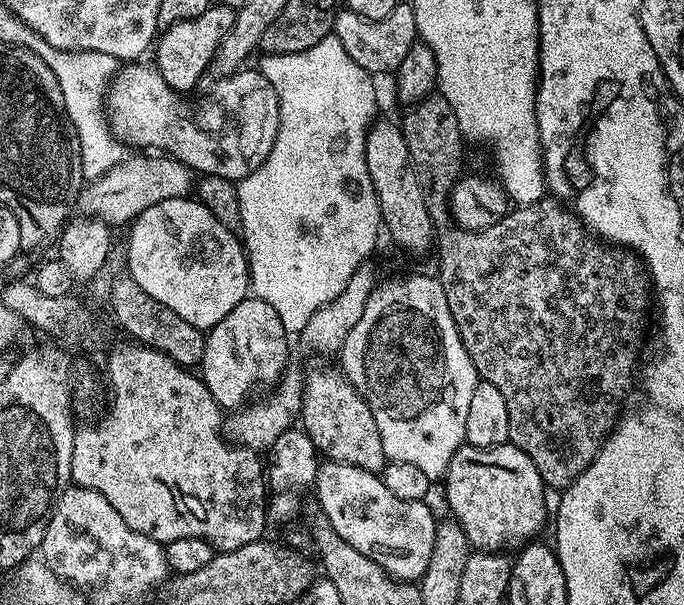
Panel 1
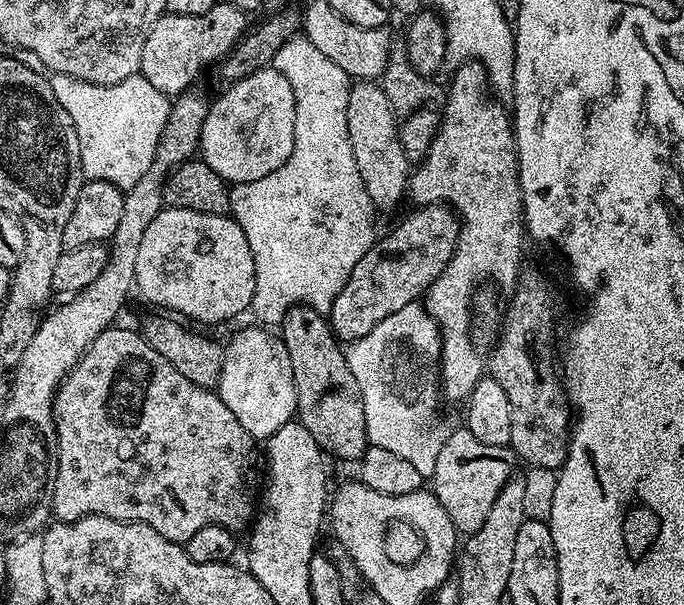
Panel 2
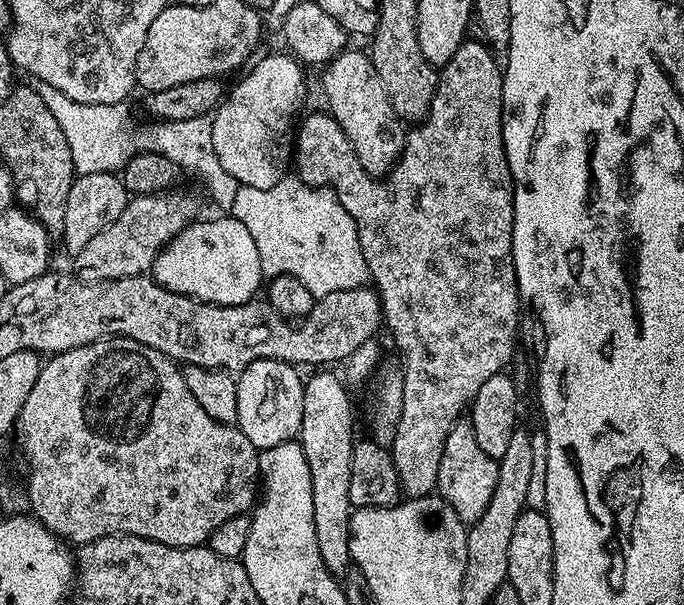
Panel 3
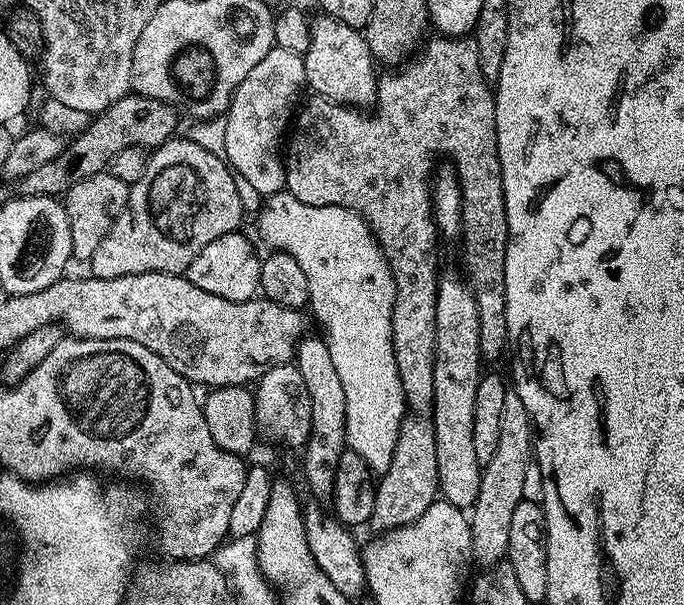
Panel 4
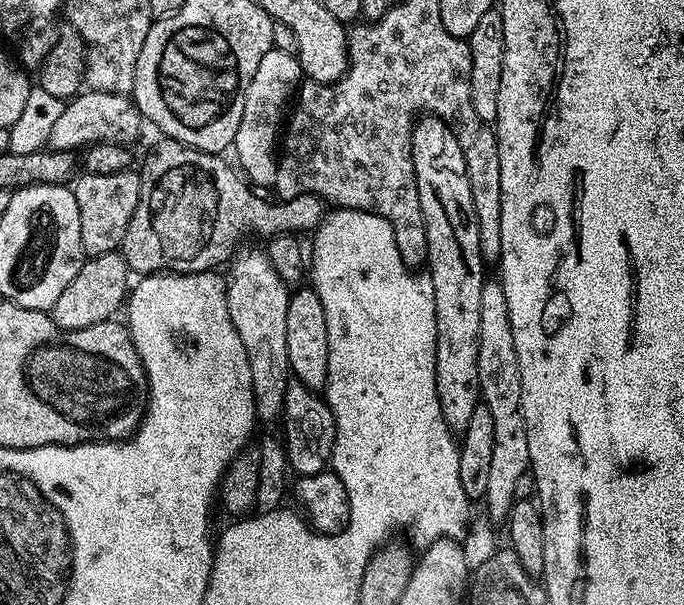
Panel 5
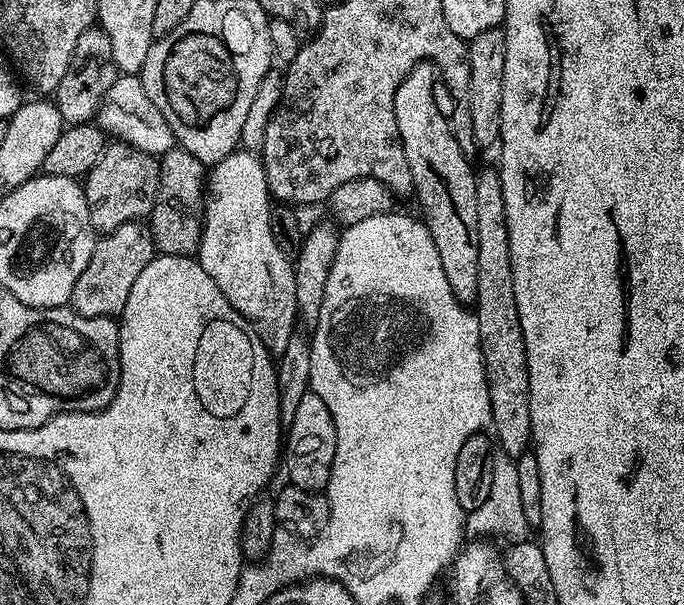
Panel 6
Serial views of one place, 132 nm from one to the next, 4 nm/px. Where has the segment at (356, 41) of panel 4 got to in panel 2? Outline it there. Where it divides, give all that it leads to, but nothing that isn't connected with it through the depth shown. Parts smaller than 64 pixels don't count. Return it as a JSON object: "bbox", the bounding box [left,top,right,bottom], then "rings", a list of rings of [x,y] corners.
{"bbox":[346,80,410,208],"rings":[[[370,80],[353,83],[348,89],[348,109],[346,110],[348,123],[348,141],[354,154],[354,162],[358,166],[358,174],[364,183],[362,192],[369,196],[380,208],[392,208],[400,199],[405,199],[410,175],[409,153],[402,146],[400,135],[396,129],[396,115],[386,98],[383,87]]]}

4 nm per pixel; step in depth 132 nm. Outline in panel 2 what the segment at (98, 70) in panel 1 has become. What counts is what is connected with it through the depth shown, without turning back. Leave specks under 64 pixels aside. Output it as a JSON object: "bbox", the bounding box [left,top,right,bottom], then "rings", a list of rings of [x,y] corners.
{"bbox":[53,74,172,192],"rings":[[[139,74],[134,76],[132,86],[134,90],[129,90],[130,86],[126,84],[99,85],[71,78],[58,78],[53,81],[55,96],[70,115],[75,132],[78,134],[79,154],[85,179],[110,181],[124,192],[133,188],[148,171],[153,169],[155,165],[153,162],[158,158],[158,144],[169,120],[172,105],[171,99],[164,92],[155,89],[144,76]]]}

